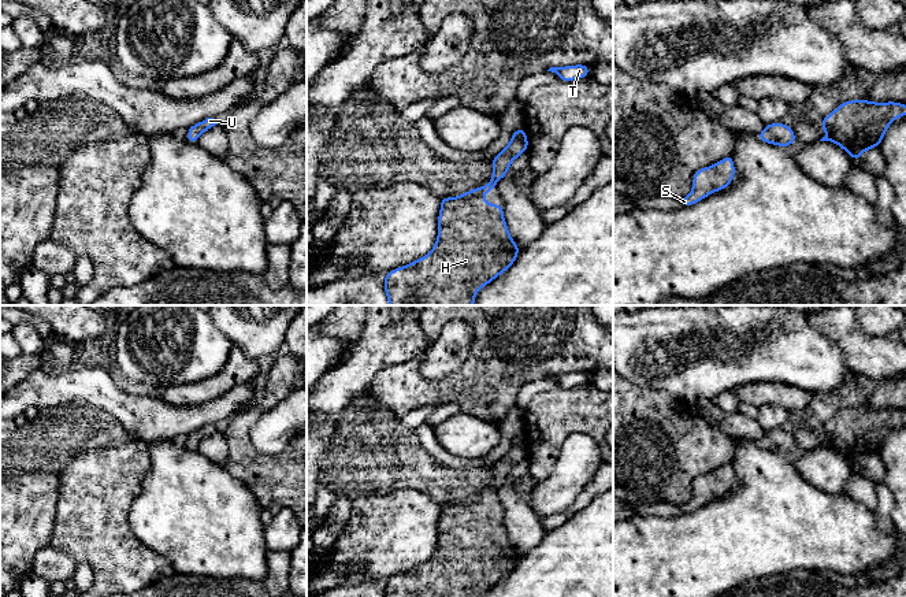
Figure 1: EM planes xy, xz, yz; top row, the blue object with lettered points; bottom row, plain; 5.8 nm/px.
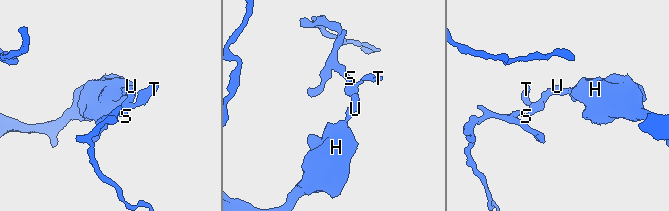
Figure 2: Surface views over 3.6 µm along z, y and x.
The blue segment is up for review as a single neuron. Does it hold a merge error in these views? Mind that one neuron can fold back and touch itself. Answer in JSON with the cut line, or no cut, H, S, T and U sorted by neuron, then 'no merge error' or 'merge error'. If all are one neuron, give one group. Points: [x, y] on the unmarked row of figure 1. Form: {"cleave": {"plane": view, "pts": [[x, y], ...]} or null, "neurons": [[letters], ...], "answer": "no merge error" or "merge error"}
{"cleave": null, "neurons": [["H", "S", "T", "U"]], "answer": "no merge error"}

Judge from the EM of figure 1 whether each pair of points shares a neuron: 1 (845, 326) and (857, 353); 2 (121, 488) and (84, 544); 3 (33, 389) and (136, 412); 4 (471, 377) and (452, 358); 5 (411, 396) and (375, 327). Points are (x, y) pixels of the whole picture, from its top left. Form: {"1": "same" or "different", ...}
{"1": "same", "2": "same", "3": "same", "4": "different", "5": "different"}

